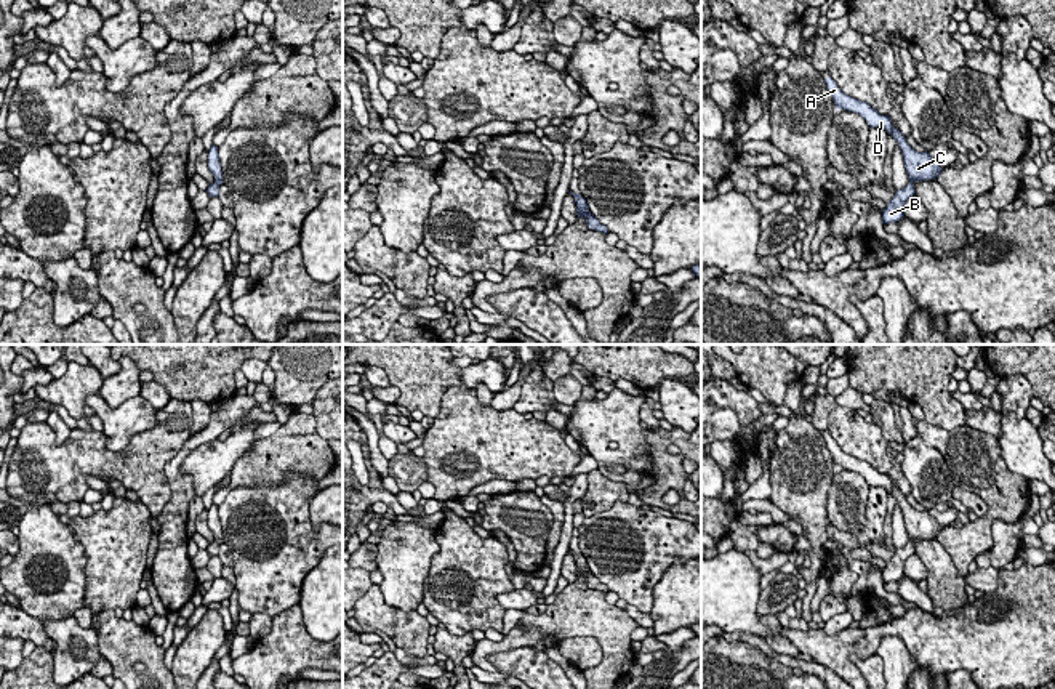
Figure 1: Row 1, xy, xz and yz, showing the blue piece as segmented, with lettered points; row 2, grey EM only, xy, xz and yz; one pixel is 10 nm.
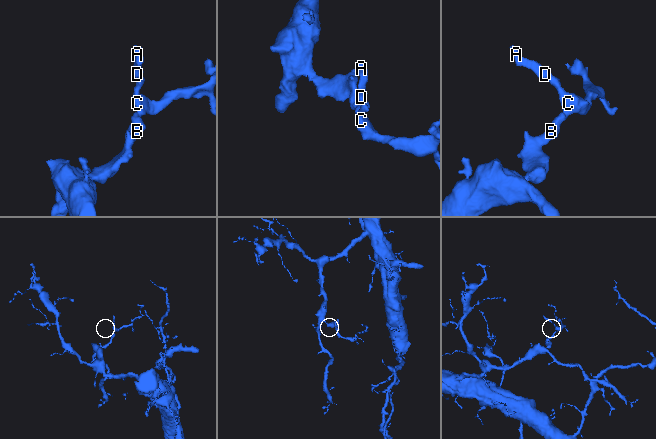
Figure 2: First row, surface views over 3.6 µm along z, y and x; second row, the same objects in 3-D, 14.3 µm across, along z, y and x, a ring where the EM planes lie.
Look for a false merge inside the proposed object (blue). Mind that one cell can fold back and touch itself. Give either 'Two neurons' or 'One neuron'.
One neuron

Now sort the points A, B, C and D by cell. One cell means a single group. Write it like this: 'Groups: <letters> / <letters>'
Groups: A B C D

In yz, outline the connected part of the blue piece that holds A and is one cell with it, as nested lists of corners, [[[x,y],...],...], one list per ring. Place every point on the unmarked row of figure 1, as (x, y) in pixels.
[[[831,436],[824,437],[824,441],[832,455],[836,468],[844,468],[860,473],[871,487],[872,486],[884,487],[898,502],[903,513],[903,521],[909,542],[903,548],[898,548],[892,556],[892,559],[887,562],[887,566],[882,569],[882,582],[889,583],[900,580],[905,575],[906,559],[916,553],[913,542],[937,538],[937,535],[943,530],[943,527],[929,511],[914,510],[906,502],[906,497],[901,494],[901,490],[892,484],[889,474],[881,474],[868,461],[847,455]]]

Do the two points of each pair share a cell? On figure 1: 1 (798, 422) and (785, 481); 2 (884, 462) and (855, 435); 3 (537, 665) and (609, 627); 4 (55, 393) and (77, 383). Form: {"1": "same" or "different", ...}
{"1": "same", "2": "same", "3": "different", "4": "same"}

